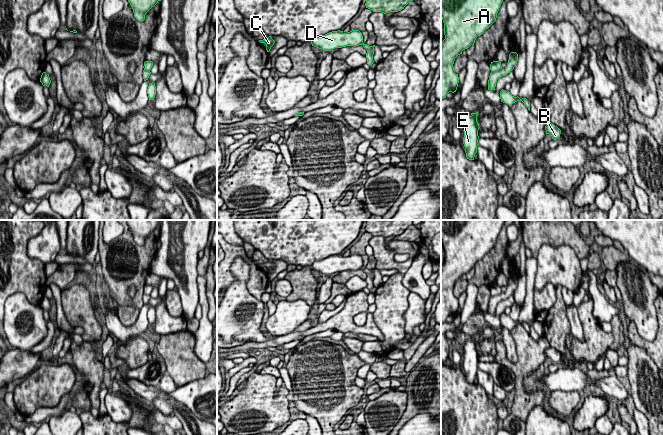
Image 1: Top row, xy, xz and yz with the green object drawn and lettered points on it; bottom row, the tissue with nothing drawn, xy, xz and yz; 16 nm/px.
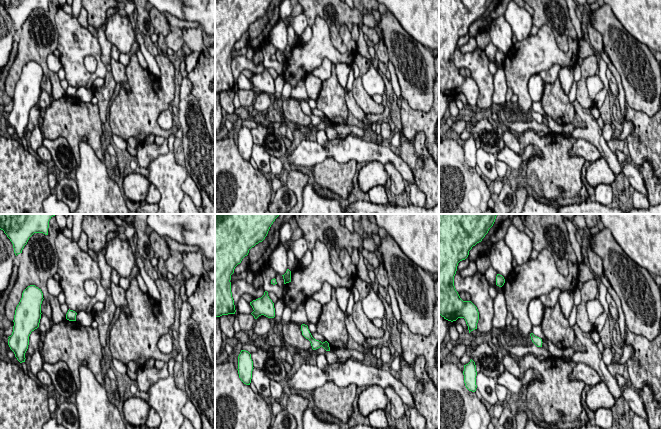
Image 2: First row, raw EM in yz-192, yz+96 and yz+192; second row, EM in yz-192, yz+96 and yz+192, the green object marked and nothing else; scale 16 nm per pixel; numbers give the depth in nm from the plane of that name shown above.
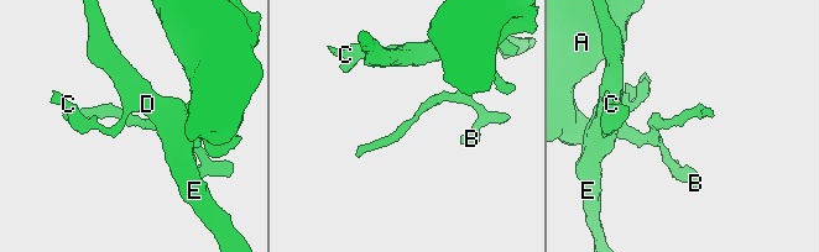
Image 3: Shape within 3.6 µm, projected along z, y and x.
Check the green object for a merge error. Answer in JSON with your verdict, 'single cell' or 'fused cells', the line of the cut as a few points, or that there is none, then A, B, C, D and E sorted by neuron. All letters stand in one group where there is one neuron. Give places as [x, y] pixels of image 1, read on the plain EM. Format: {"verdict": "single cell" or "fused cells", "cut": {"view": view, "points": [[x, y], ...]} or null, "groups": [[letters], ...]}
{"verdict": "fused cells", "cut": {"view": "yz", "points": [[501, 292], [491, 296]]}, "groups": [["A", "B"], ["C", "D", "E"]]}

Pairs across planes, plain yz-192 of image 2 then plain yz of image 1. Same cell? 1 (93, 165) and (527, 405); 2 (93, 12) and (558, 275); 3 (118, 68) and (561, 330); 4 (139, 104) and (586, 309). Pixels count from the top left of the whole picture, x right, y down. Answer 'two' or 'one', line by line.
1: two
2: two
3: two
4: one

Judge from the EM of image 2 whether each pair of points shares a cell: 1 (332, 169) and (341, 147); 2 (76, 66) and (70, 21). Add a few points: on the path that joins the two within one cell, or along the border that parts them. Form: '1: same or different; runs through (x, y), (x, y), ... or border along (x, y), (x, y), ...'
1: different; border along (358, 162), (338, 162), (326, 157), (314, 165)
2: same; runs through (72, 55), (72, 51), (69, 48), (69, 32)

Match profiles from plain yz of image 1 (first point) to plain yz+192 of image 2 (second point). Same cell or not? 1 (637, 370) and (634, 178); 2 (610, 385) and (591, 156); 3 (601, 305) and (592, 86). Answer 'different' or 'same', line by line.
1: different
2: same
3: same

